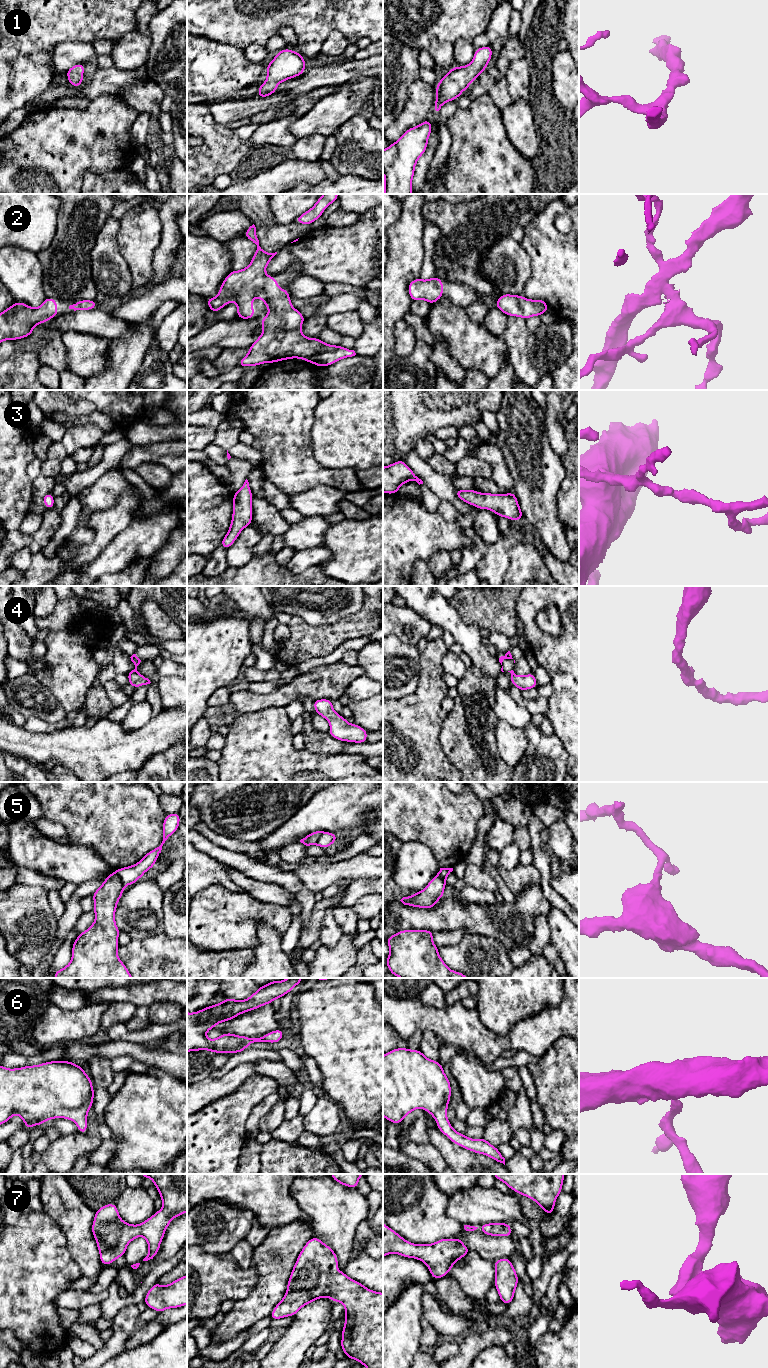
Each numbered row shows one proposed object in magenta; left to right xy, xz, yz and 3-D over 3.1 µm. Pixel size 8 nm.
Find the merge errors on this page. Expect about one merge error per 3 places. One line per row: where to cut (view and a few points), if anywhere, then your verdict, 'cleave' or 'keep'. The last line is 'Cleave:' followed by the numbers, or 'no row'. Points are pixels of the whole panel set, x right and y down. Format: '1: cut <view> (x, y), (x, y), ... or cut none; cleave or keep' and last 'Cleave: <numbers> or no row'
1: cut none; keep
2: cut none; keep
3: cut none; keep
4: cut none; keep
5: cut xy (115, 871), (125, 884); cleave
6: cut none; keep
7: cut none; keep
Cleave: 5

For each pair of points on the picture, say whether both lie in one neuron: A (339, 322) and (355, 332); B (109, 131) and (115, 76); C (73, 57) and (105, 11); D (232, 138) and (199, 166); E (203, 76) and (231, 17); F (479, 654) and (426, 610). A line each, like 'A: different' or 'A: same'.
A: same
B: different
C: different
D: same
E: different
F: same

